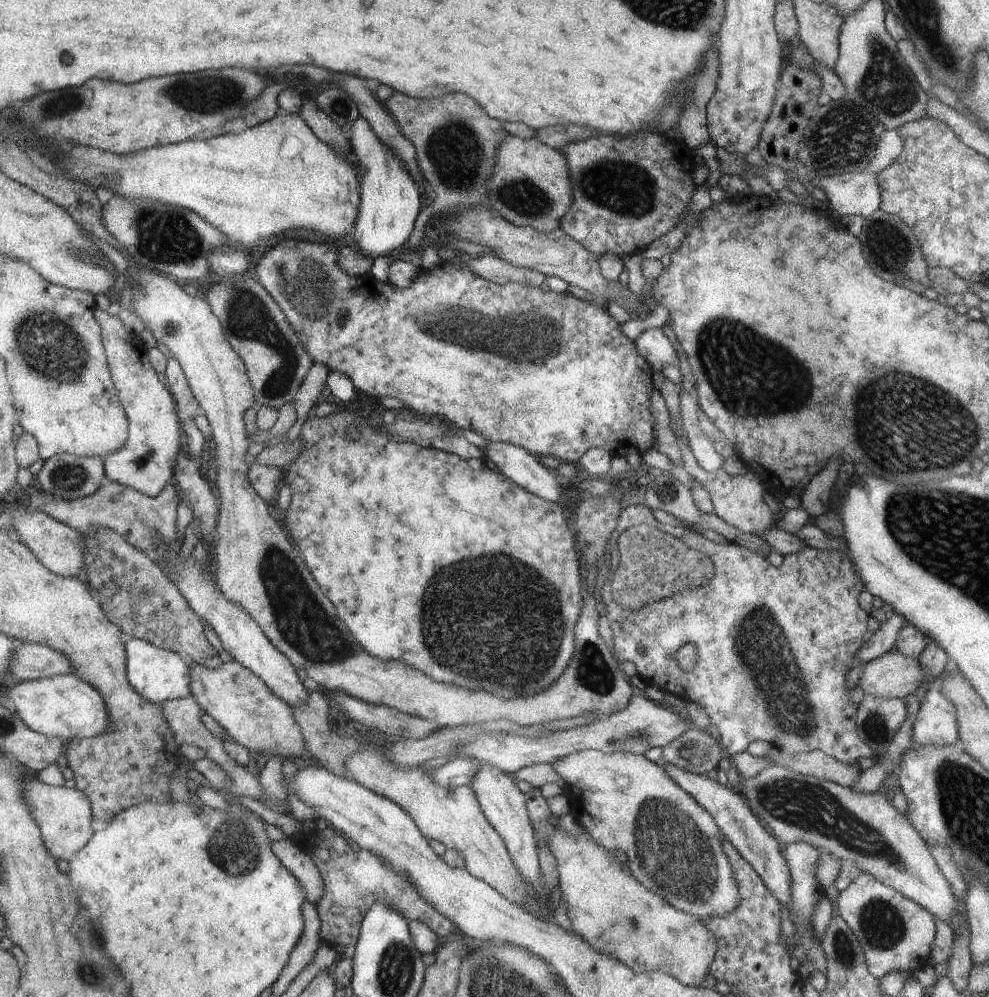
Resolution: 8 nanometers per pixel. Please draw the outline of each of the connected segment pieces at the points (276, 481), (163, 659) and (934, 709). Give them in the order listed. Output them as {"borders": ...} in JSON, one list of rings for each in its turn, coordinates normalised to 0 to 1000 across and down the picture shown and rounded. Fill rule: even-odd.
{"borders":[[[[257,464],[252,468],[250,478],[259,495],[271,506],[281,496],[281,491],[286,485],[289,471],[278,467]]],[[[130,639],[126,644],[128,658],[128,681],[143,699],[157,707],[166,703],[185,701],[193,696],[190,664],[180,655],[160,650],[146,641]]],[[[941,689],[923,726],[922,741],[928,747],[965,747],[970,744],[967,711],[947,689]]]]}

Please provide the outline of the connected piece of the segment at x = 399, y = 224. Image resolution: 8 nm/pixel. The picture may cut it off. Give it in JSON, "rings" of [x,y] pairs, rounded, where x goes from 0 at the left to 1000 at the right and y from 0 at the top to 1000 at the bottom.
{"rings":[[[362,117],[356,124],[356,136],[353,139],[355,154],[359,158],[363,169],[363,208],[362,215],[358,227],[356,227],[356,235],[352,243],[362,249],[366,255],[380,260],[383,257],[389,257],[399,252],[404,252],[410,249],[410,246],[415,239],[415,234],[419,231],[419,223],[421,218],[426,213],[425,205],[426,193],[421,182],[418,182],[416,175],[410,168],[410,164],[401,159],[401,156],[389,145],[374,128],[368,118]]]}

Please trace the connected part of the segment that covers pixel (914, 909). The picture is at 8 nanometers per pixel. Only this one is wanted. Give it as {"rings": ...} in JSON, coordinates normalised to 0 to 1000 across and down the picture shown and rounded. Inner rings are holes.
{"rings":[[[870,876],[860,884],[855,893],[848,895],[845,907],[847,907],[845,917],[853,922],[853,925],[868,942],[880,977],[884,981],[891,982],[898,976],[908,973],[923,975],[933,971],[936,967],[947,931],[943,917],[933,909],[876,876]]]}

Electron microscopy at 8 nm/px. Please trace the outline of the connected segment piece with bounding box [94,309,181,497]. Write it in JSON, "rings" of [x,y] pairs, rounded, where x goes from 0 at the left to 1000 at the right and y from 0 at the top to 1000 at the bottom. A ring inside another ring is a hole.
{"rings":[[[96,310],[95,319],[99,327],[101,327],[110,372],[130,425],[130,436],[126,446],[121,451],[103,458],[107,477],[112,482],[120,483],[129,489],[139,491],[142,495],[157,498],[162,495],[166,487],[176,482],[175,467],[180,455],[182,455],[180,431],[182,431],[183,423],[179,418],[177,399],[175,394],[160,380],[160,374],[157,373],[150,362],[151,349],[141,341],[140,335],[128,333],[119,318],[114,318],[107,312]]]}

